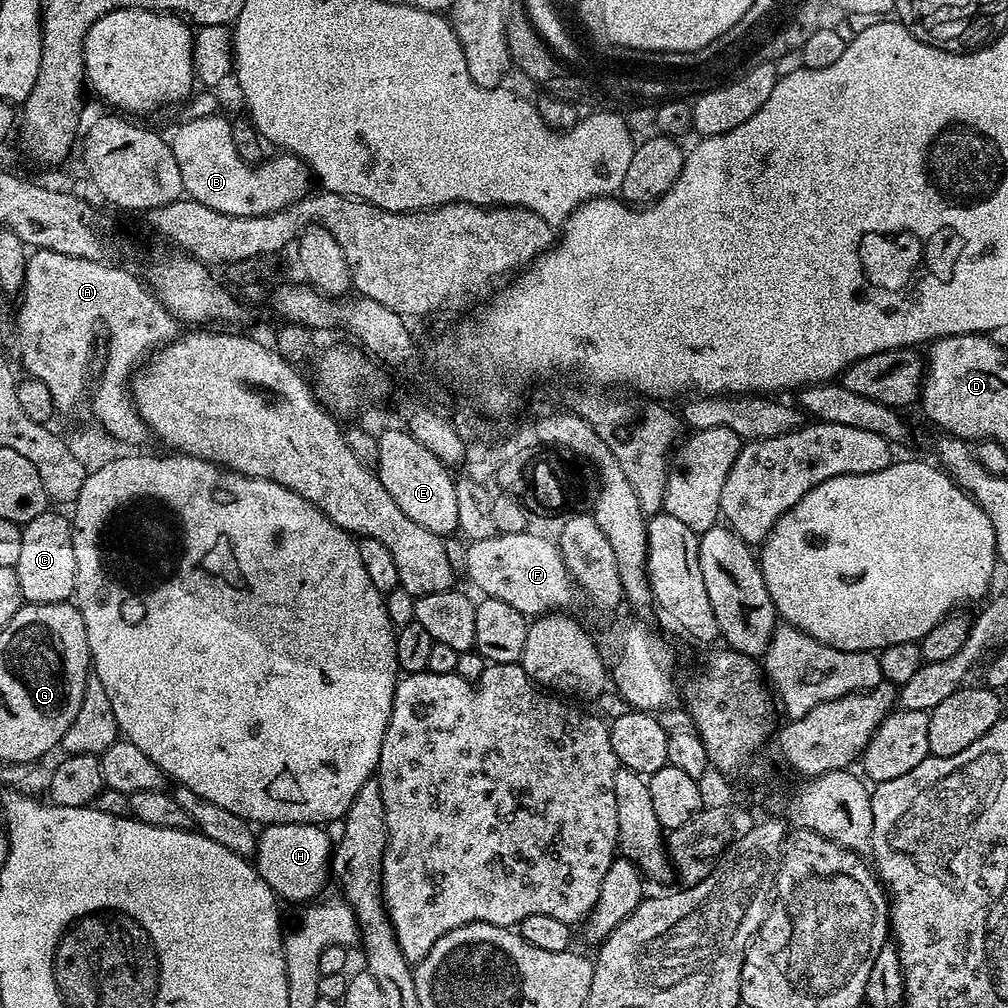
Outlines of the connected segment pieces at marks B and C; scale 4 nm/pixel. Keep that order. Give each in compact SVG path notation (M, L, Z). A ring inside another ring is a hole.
M222 116L184 120L181 128L170 136L174 162L178 162L178 171L182 173L187 199L210 206L218 214L250 218L274 214L309 195L314 177L303 160L296 155L278 154L255 166L242 162L238 150L234 150L232 125Z
M49 510L22 527L22 550L15 566L20 595L30 604L63 604L73 599L78 566L67 515Z

